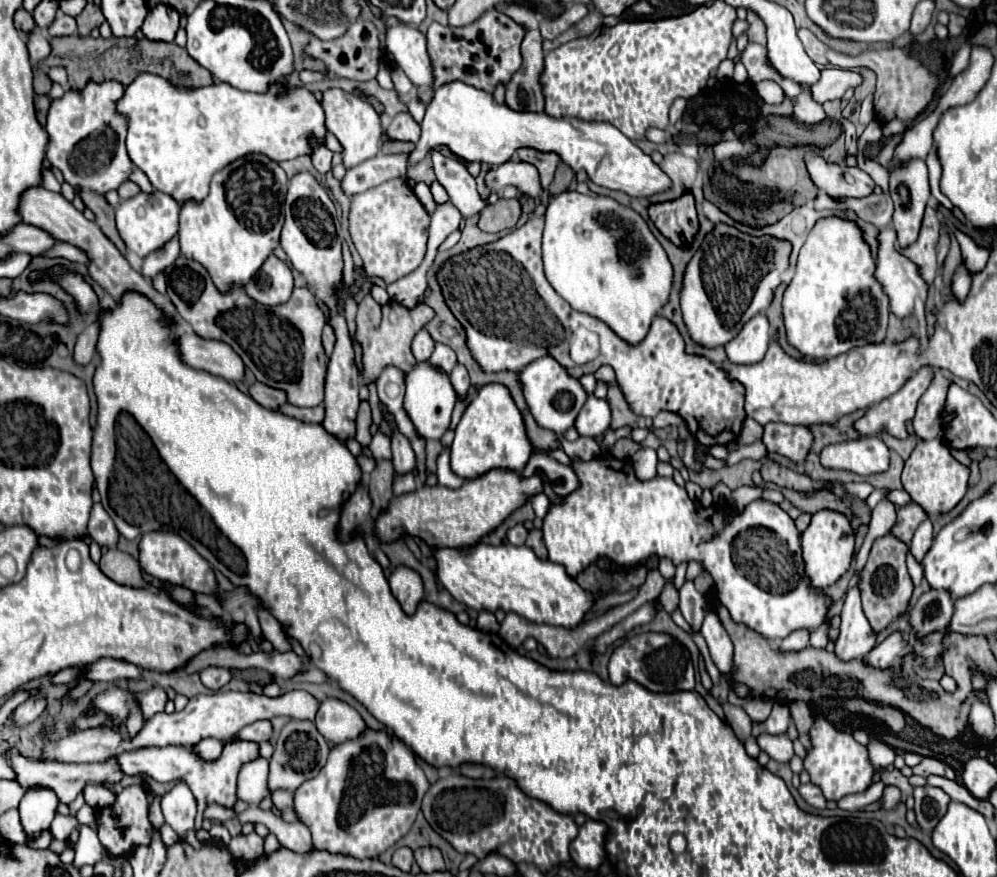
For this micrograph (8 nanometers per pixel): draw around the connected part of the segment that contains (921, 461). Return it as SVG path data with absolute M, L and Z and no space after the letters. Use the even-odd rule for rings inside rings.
M935 438L935 440L921 440L917 444L917 448L911 452L909 460L905 462L903 476L901 476L903 488L907 490L911 500L917 502L919 506L923 506L929 516L945 514L951 508L955 508L957 502L965 496L967 478L969 478L969 468L959 464L951 456L949 448L945 448L945 444L939 438Z

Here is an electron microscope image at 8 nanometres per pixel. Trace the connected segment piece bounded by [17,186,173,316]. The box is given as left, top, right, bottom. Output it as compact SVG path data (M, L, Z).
M31 186L27 188L21 196L19 196L19 206L17 206L17 212L21 216L23 222L27 224L33 224L33 226L39 226L43 230L47 230L53 238L61 240L61 242L69 242L69 244L75 244L79 248L83 248L89 258L91 258L91 264L89 264L89 272L91 272L91 278L97 280L113 298L115 302L119 302L119 298L123 296L123 292L127 290L135 290L135 292L141 292L145 296L149 296L157 308L161 308L167 316L173 316L173 306L153 288L151 280L143 278L139 272L135 272L127 260L123 258L123 254L115 248L115 244L97 228L95 222L89 222L79 210L75 210L75 206L65 200L61 194L57 192L51 192L51 190L45 190L43 186Z

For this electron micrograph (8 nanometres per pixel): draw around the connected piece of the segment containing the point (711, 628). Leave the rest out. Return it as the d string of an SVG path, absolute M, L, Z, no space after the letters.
M707 612L703 626L701 626L701 634L709 646L711 652L711 660L715 662L715 666L719 668L721 674L733 672L735 664L733 664L733 642L729 638L729 634L725 632L725 628L721 626L719 618L715 612Z

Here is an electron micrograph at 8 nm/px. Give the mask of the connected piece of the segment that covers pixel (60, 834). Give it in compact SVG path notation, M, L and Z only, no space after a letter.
M61 814L55 816L51 826L55 840L69 840L77 828L79 828L79 822L75 816L61 816Z

